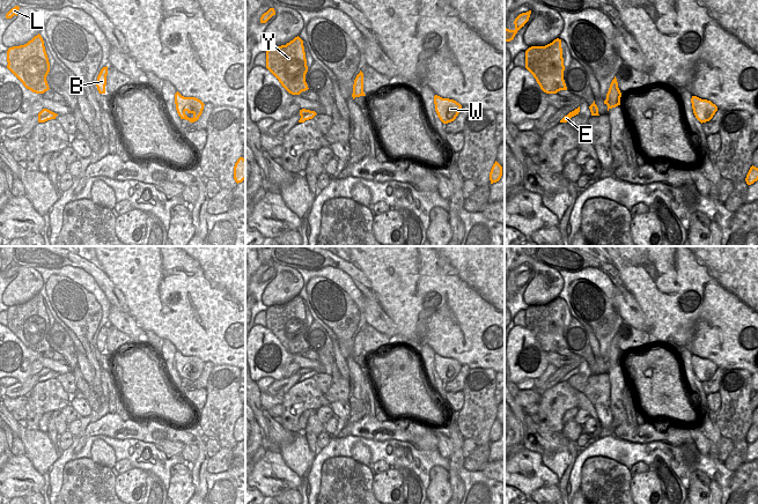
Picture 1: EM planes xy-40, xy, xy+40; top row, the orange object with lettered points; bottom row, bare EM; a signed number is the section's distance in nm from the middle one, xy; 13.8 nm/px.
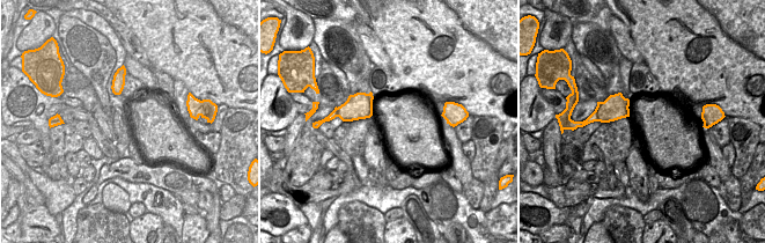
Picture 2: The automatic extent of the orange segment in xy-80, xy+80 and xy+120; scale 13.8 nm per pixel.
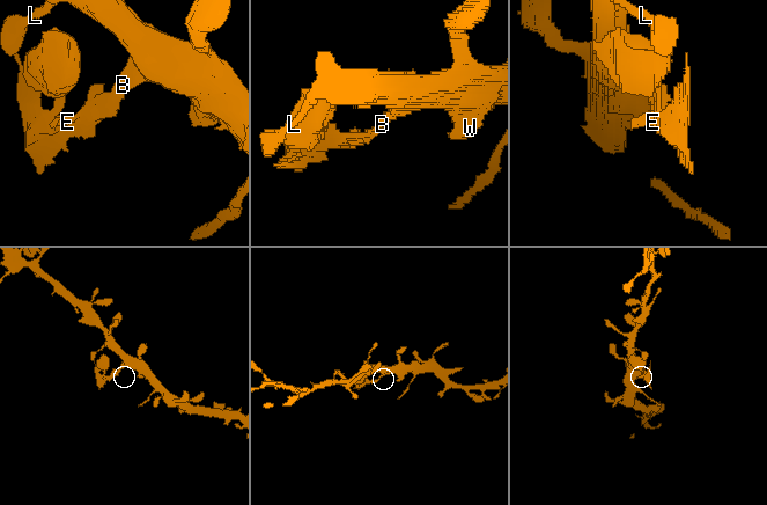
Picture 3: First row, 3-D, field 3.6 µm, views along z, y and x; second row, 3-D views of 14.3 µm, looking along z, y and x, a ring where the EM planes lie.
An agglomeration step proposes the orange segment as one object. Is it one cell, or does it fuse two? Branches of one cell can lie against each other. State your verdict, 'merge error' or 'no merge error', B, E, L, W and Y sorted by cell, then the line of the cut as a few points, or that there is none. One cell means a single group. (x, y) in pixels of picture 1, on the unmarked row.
merge error; groups B L W / E Y; cut xy+40 (616, 338), (616, 350), (620, 355)

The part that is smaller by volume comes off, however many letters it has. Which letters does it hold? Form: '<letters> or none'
E, Y

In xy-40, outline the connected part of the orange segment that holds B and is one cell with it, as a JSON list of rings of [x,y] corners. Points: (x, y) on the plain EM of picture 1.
[[[108,325],[103,326],[97,335],[96,346],[100,353],[105,353]]]

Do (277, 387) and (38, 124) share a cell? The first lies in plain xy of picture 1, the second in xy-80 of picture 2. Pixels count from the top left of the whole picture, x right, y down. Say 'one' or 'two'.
two

